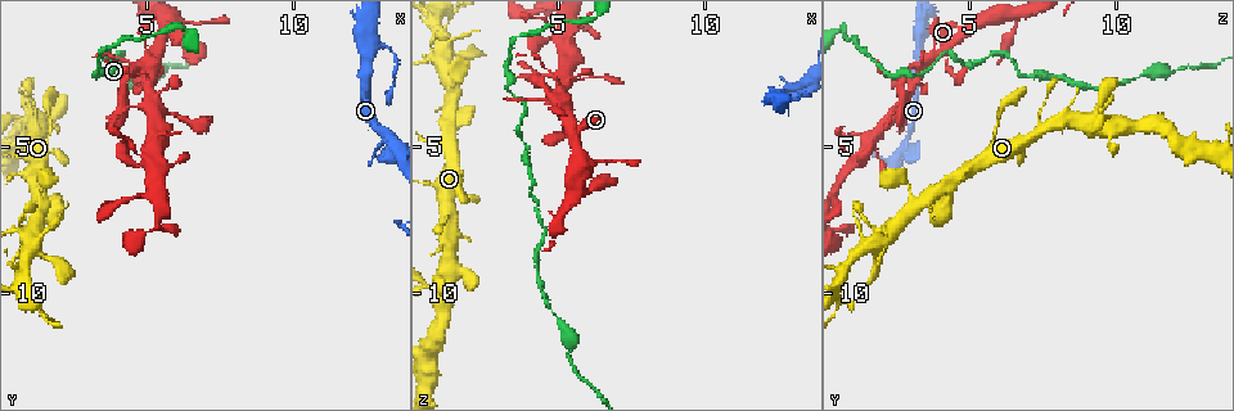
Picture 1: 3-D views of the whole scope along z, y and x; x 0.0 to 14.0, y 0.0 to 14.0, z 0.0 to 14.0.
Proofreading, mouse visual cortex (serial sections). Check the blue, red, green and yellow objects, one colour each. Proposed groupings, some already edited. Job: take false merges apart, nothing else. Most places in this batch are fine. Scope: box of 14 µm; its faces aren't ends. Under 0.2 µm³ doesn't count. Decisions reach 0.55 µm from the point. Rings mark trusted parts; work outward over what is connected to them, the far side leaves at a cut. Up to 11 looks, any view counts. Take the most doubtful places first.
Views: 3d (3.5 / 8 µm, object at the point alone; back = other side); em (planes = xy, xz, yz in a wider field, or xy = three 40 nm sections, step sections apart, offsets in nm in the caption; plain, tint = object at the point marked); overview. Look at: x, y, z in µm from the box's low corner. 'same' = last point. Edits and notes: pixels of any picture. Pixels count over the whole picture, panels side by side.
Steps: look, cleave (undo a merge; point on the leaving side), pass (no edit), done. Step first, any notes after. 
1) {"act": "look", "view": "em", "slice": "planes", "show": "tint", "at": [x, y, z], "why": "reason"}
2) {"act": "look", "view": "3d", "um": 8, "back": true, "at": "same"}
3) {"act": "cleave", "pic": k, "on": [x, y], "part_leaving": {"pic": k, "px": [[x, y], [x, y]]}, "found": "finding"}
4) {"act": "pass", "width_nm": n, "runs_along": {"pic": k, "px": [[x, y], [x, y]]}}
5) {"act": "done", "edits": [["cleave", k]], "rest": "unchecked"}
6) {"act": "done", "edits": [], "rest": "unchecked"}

{"act": "look", "view": "3d", "um": 3.5, "at": [13.2, 4.8, 2.8], "why": "thick turns thin"}

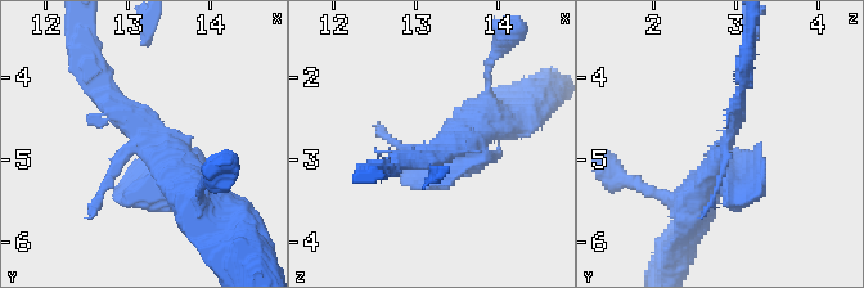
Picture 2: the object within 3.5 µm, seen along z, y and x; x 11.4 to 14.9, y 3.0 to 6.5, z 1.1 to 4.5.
{"act": "pass", "runs_along": {"pic": 2, "px": [[94, 71], [106, 98], [197, 197]]}, "found": "all the same cell"}

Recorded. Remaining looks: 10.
{"act": "look", "view": "3d", "um": 3.5, "at": [3.7, 2.1, 4.8], "why": "sharp bend"}

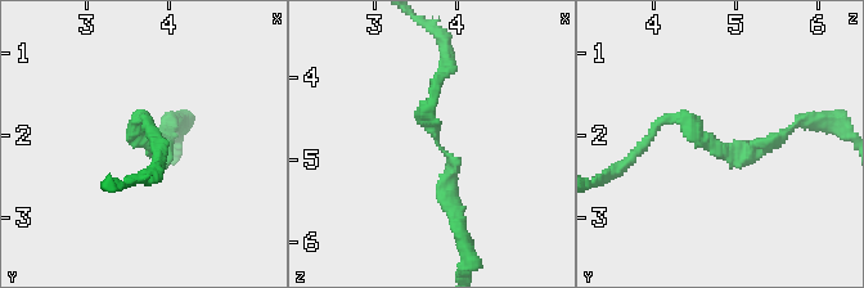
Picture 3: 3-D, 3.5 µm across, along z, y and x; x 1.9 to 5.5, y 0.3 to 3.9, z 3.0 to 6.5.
{"act": "look", "view": "em", "slice": "planes", "show": "tint", "at": [3.75, 2.15, 4.80], "arm_widths_nm": [150, 200]}

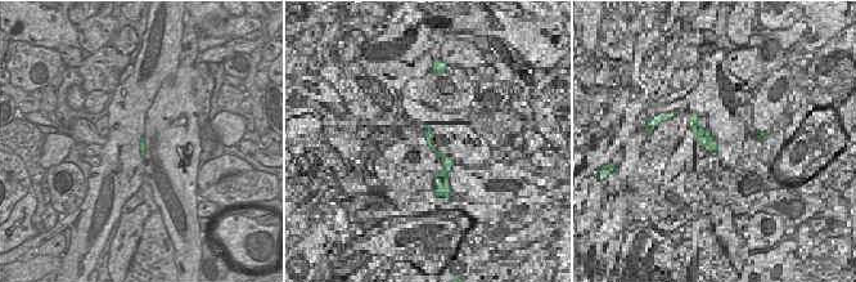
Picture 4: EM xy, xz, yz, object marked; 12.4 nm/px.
{"act": "look", "view": "em", "slice": "xy", "step": 2, "show": "tint", "at": "same"}

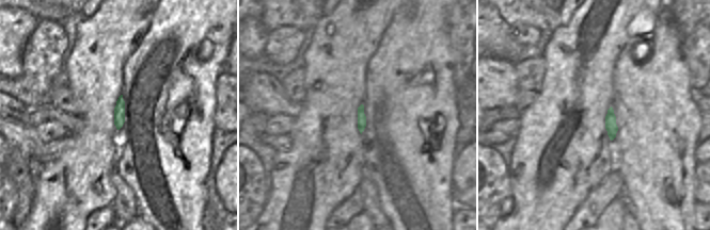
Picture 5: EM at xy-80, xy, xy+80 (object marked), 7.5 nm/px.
{"act": "pass", "runs_along": {"pic": 3, "px": [[437, 80], [426, 122], [453, 162], [453, 215]]}, "found": "all the same cell"}

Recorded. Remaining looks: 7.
{"act": "look", "view": "3d", "um": 3.5, "at": [5.1, 2.0, 3.5], "why": "side arm on a straight run"}

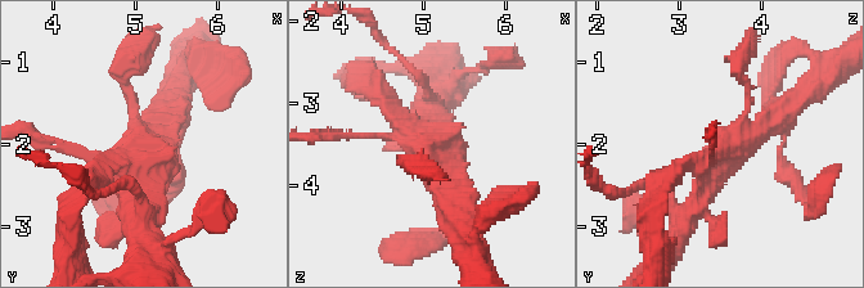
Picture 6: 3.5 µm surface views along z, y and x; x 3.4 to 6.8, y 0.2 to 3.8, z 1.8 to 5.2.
{"act": "look", "view": "em", "slice": "planes", "show": "tint", "at": [5.15, 2.15, 3.60], "why": "need the tissue"}

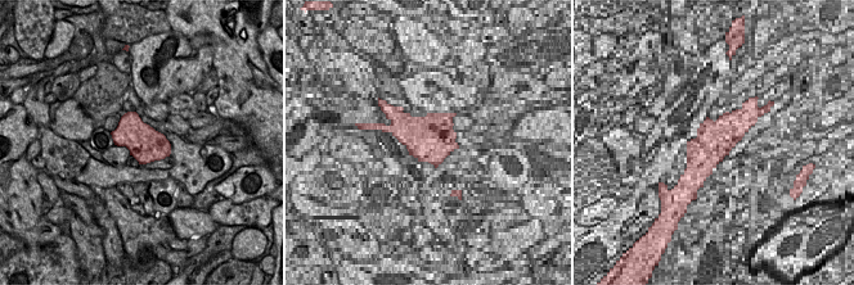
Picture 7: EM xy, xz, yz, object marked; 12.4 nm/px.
{"act": "look", "view": "em", "slice": "xy", "step": 2, "show": "tint", "at": "same", "why": "another direction"}

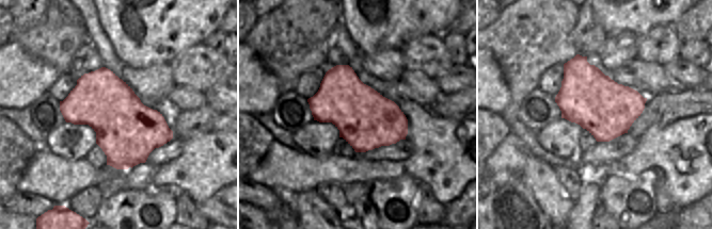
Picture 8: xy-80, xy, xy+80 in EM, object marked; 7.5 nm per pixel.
{"act": "pass", "runs_along": {"pic": 6, "px": [[788, 107], [723, 158], [680, 230]]}, "found": "continuous, no second cell"}

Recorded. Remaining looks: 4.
{"act": "look", "view": "3d", "um": 3.5, "at": [4.1, 2.4, 6.7], "why": "thin neck"}

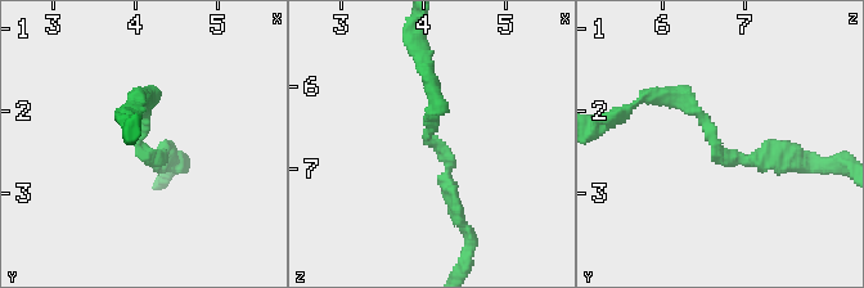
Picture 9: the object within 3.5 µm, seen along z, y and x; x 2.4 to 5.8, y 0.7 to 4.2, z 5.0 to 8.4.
{"act": "pass", "arm_widths_nm": [150, 200], "runs_along": {"pic": 9, "px": [[657, 94], [697, 109], [727, 157], [786, 153]]}, "found": "continuous, no second cell"}

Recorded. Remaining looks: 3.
{"act": "done", "edits": [], "rest": "unchecked"}

